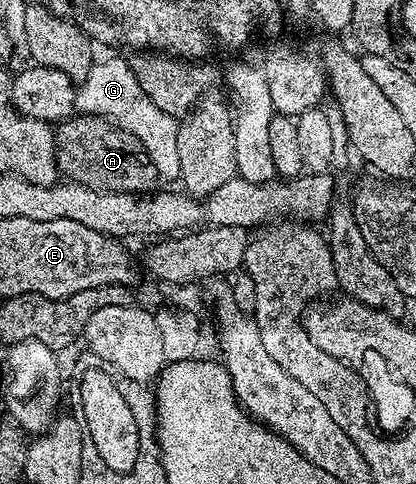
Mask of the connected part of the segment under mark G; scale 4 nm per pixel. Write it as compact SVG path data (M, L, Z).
M107 58L104 62L96 61L91 67L89 76L78 83L75 91L75 108L81 114L98 114L110 120L114 125L129 131L145 148L151 162L157 168L160 179L179 178L179 157L177 156L177 132L179 122L170 118L149 96L142 91L137 76L130 70L122 58Z

